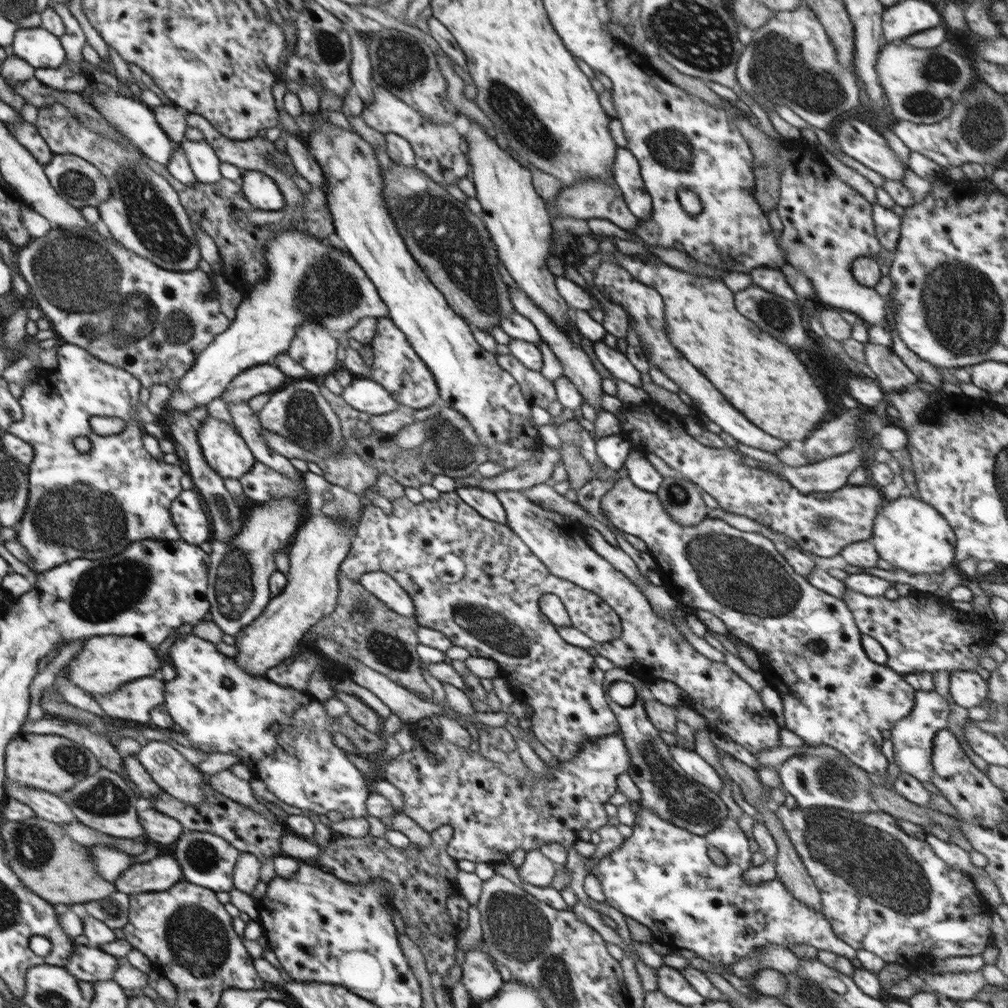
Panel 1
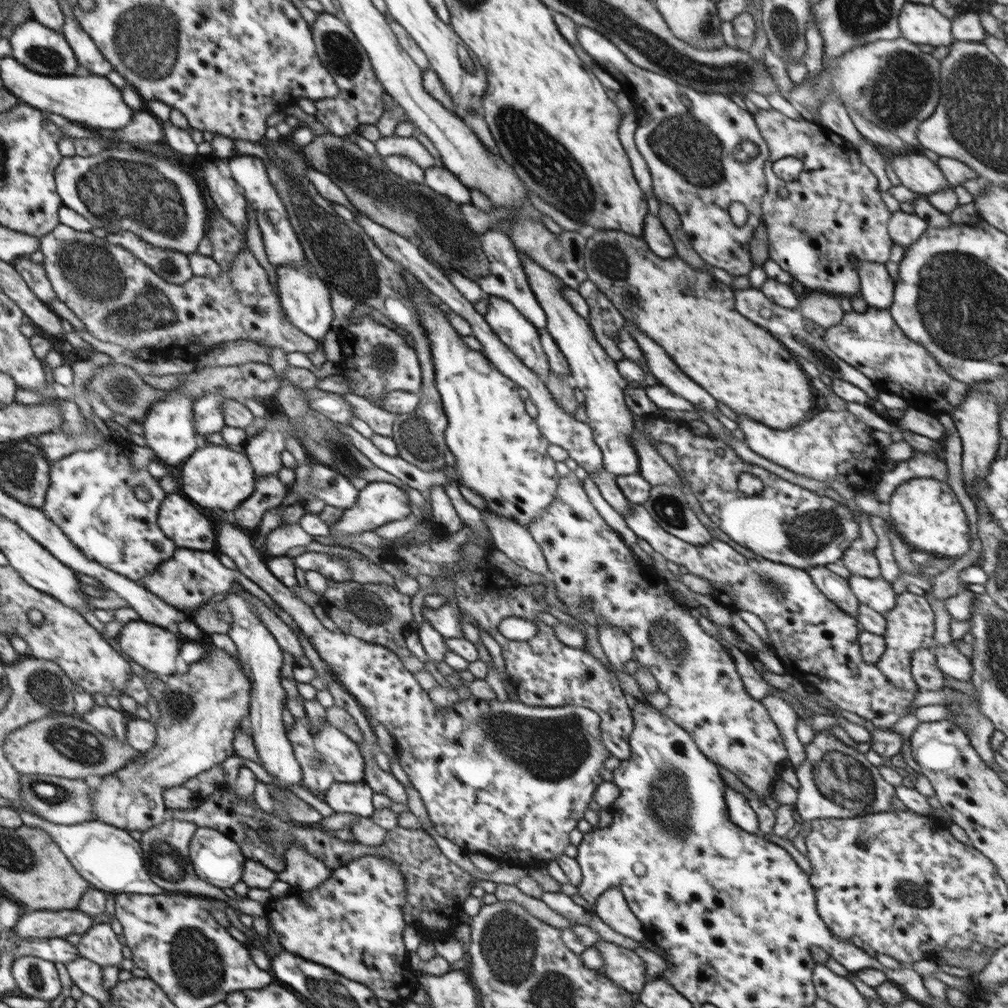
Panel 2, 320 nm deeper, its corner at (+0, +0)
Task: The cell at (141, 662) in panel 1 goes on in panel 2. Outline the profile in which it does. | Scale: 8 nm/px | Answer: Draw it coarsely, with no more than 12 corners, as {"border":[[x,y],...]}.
{"border":[[142,619],[116,637],[134,662],[166,679],[184,641]]}

